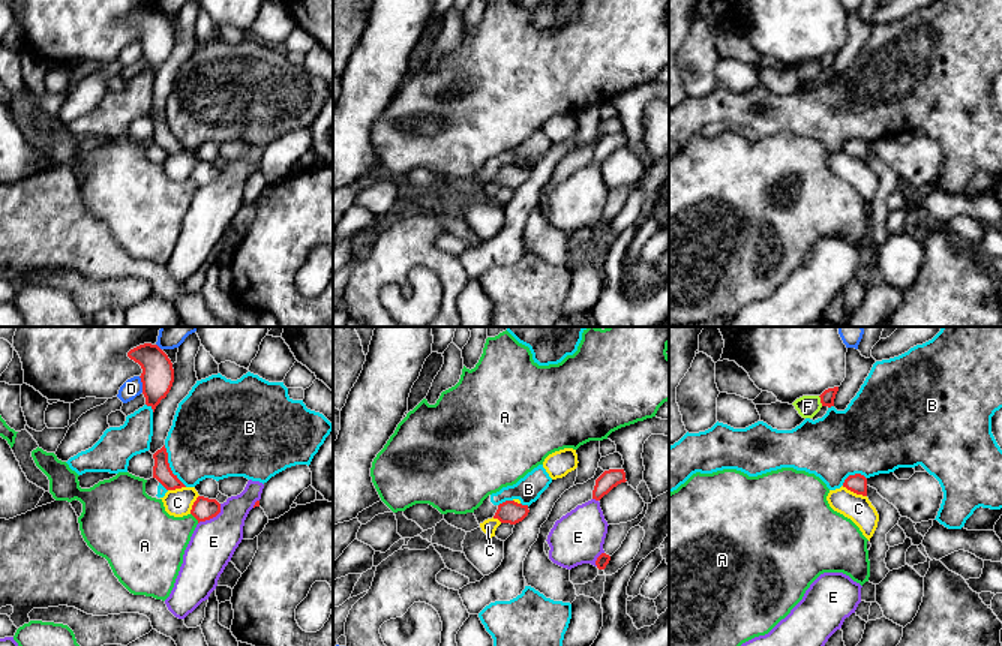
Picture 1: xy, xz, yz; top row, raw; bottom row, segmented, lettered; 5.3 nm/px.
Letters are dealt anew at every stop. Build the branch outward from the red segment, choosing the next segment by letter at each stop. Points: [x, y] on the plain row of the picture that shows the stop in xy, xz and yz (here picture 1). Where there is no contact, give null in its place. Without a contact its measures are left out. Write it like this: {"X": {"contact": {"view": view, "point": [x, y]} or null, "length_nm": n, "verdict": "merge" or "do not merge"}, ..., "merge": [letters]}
{"A": {"contact": {"view": "xy", "point": [194, 180]}, "length_nm": 70, "verdict": "do not merge"}, "B": {"contact": {"view": "xy", "point": [168, 131]}, "length_nm": 260, "verdict": "do not merge"}, "C": {"contact": {"view": "yz", "point": [854, 156]}, "length_nm": 150, "verdict": "do not merge"}, "D": {"contact": {"view": "xy", "point": [143, 48]}, "length_nm": 90, "verdict": "do not merge"}, "E": {"contact": {"view": "xy", "point": [212, 182]}, "length_nm": 170, "verdict": "do not merge"}, "F": {"contact": {"view": "yz", "point": [821, 65]}, "length_nm": 60, "verdict": "do not merge"}, "merge": []}

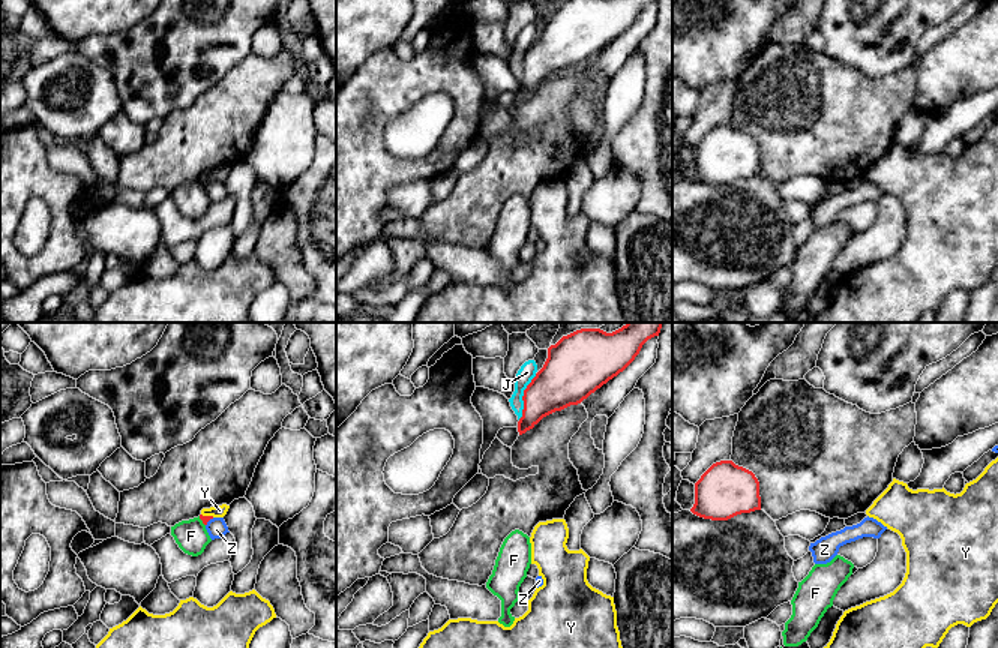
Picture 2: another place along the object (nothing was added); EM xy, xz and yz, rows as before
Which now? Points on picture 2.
{"F": {"contact": {"view": "xy", "point": [201, 183]}, "length_nm": 70, "verdict": "do not merge"}, "J": {"contact": {"view": "xz", "point": [523, 60]}, "length_nm": 260, "verdict": "do not merge"}, "Y": {"contact": {"view": "xy", "point": [207, 180]}, "length_nm": 70, "verdict": "do not merge"}, "Z": {"contact": {"view": "xy", "point": [209, 183]}, "length_nm": 60, "verdict": "do not merge"}, "merge": []}

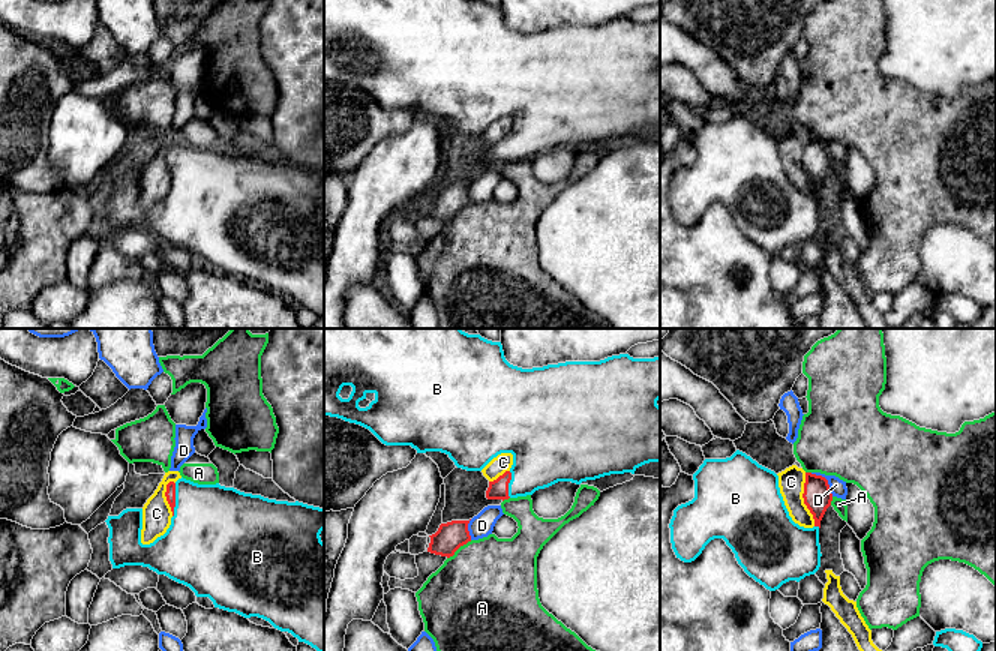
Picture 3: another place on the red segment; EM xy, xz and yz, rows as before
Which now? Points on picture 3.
{"A": {"contact": {"view": "xz", "point": [459, 210]}, "length_nm": 170, "verdict": "do not merge"}, "B": {"contact": {"view": "xy", "point": [174, 164]}, "length_nm": 180, "verdict": "merge"}, "C": {"contact": {"view": "yz", "point": [804, 164]}, "length_nm": 300, "verdict": "do not merge"}, "D": {"contact": {"view": "yz", "point": [827, 144]}, "length_nm": 180, "verdict": "do not merge"}, "merge": ["B"]}

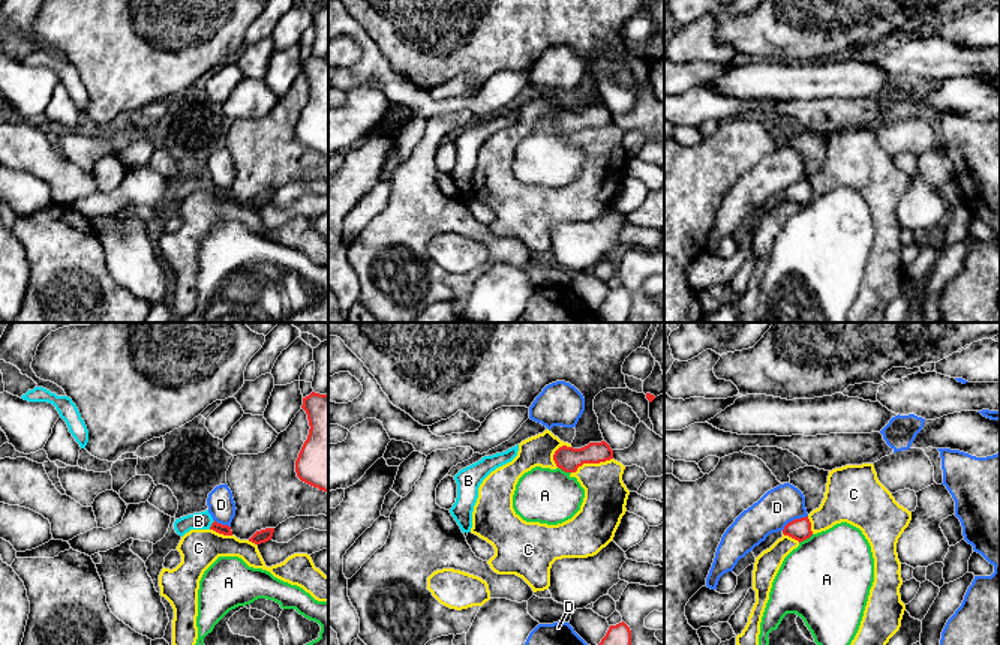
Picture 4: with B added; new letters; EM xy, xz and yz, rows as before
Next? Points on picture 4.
{"A": {"contact": {"view": "yz", "point": [805, 203]}, "length_nm": 90, "verdict": "do not merge"}, "B": {"contact": {"view": "xy", "point": [212, 189]}, "length_nm": 60, "verdict": "merge"}, "C": {"contact": {"view": "xz", "point": [591, 126]}, "length_nm": 240, "verdict": "do not merge"}, "D": {"contact": {"view": "yz", "point": [795, 183]}, "length_nm": 170, "verdict": "do not merge"}, "merge": ["B"]}

